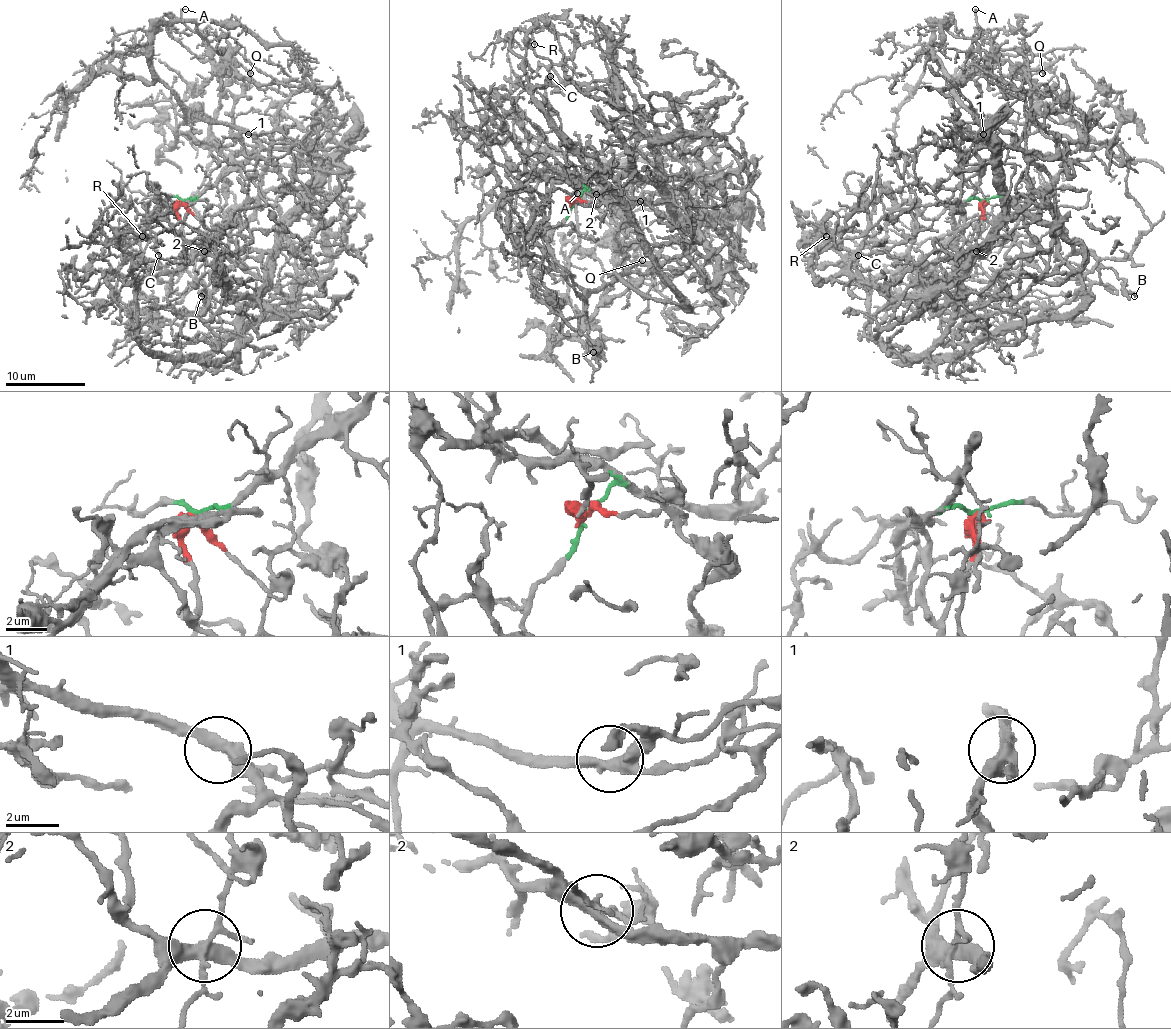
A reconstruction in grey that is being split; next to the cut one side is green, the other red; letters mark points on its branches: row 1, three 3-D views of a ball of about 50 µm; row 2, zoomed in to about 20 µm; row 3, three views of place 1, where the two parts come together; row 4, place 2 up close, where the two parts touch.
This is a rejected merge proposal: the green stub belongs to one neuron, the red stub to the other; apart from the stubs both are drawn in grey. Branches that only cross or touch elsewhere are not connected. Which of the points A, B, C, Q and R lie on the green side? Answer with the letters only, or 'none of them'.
A, Q

